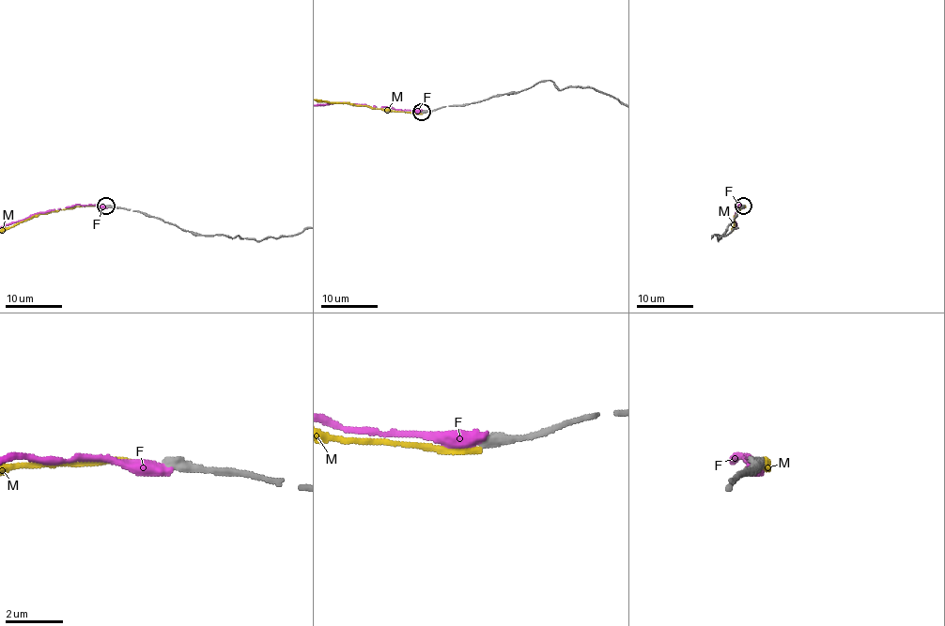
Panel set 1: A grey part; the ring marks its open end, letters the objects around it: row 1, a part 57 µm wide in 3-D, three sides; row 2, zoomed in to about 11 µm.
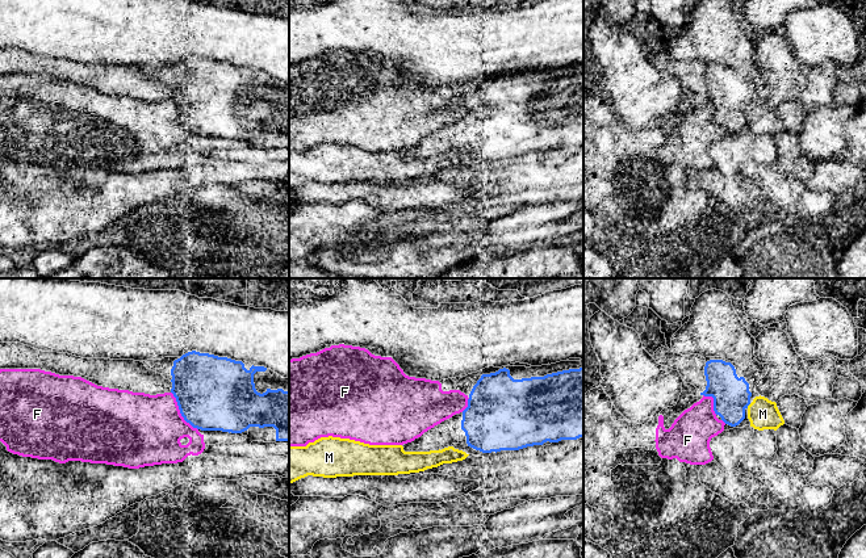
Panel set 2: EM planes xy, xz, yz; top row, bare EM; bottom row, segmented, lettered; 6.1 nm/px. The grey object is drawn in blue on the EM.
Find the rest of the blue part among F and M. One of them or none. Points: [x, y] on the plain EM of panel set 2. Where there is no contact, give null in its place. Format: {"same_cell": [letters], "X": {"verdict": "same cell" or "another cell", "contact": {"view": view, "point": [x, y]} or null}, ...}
{"same_cell": [], "F": {"verdict": "another cell", "contact": {"view": "xy", "point": [180, 118]}}, "M": {"verdict": "another cell", "contact": {"view": "yz", "point": [748, 110]}}}

